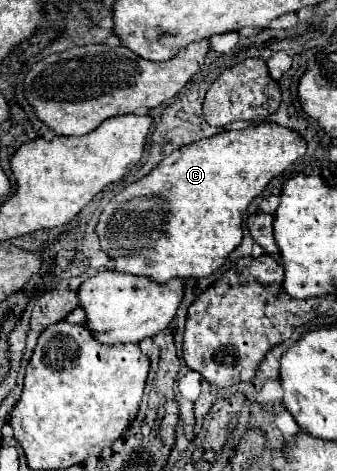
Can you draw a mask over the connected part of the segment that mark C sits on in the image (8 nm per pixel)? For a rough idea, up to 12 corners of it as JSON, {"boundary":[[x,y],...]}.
{"boundary":[[248,123],[164,157],[96,225],[120,273],[208,277],[306,153]]}

